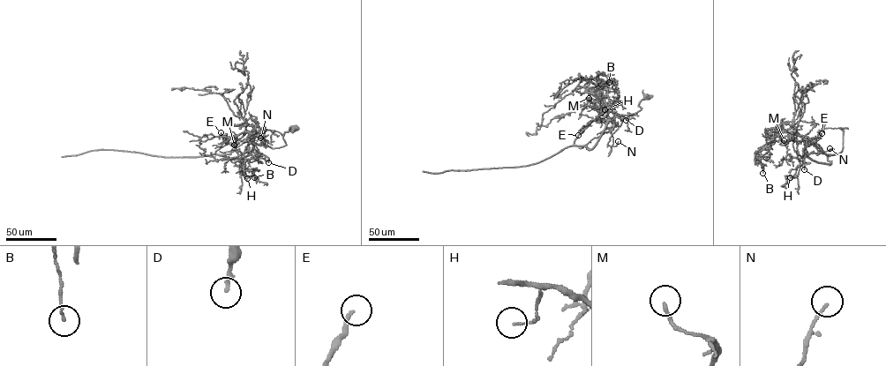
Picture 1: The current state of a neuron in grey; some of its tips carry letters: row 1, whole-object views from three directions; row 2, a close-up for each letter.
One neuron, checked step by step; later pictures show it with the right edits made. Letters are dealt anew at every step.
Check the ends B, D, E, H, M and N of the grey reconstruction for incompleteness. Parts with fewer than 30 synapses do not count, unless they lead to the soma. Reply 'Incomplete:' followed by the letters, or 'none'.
Incomplete: E

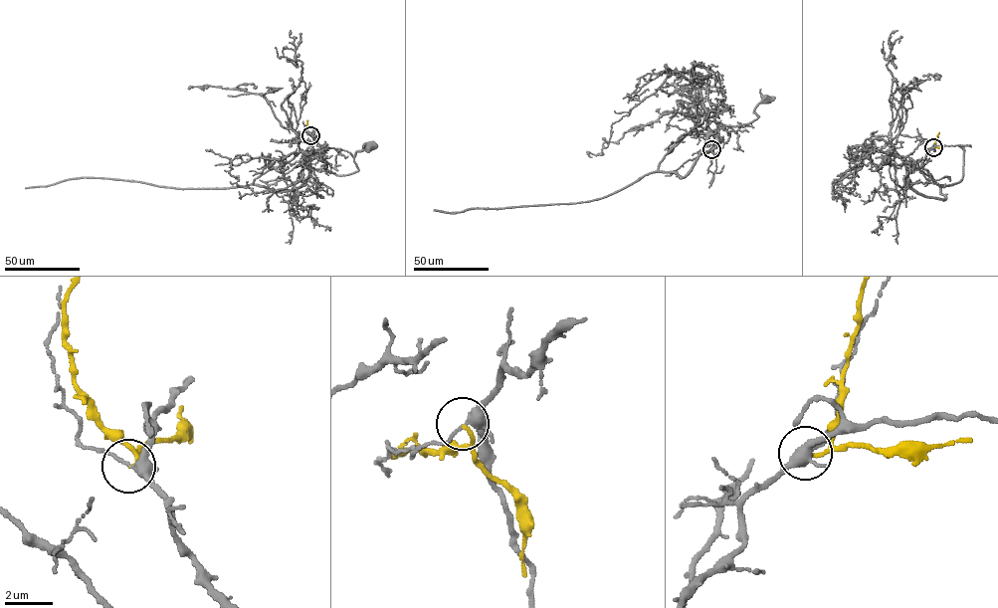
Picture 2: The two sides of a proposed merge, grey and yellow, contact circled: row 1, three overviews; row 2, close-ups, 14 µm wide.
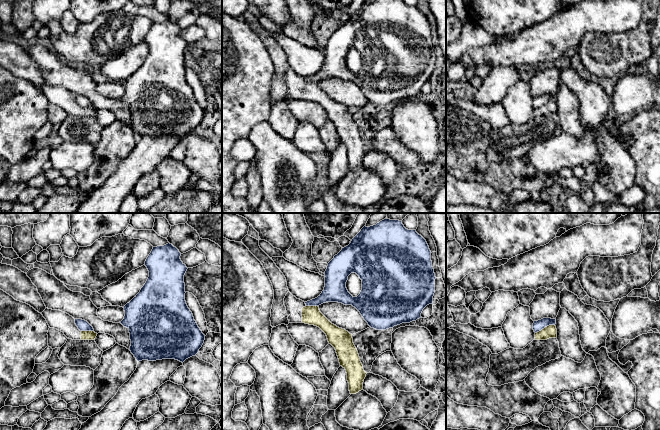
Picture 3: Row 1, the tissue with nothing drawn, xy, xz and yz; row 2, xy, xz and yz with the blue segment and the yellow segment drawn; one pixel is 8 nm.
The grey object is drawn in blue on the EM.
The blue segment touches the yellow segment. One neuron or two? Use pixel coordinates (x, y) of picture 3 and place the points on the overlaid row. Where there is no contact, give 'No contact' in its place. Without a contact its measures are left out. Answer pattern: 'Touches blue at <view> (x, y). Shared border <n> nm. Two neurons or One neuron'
Touches blue at yz (544, 327). Shared border 180 nm. Two neurons

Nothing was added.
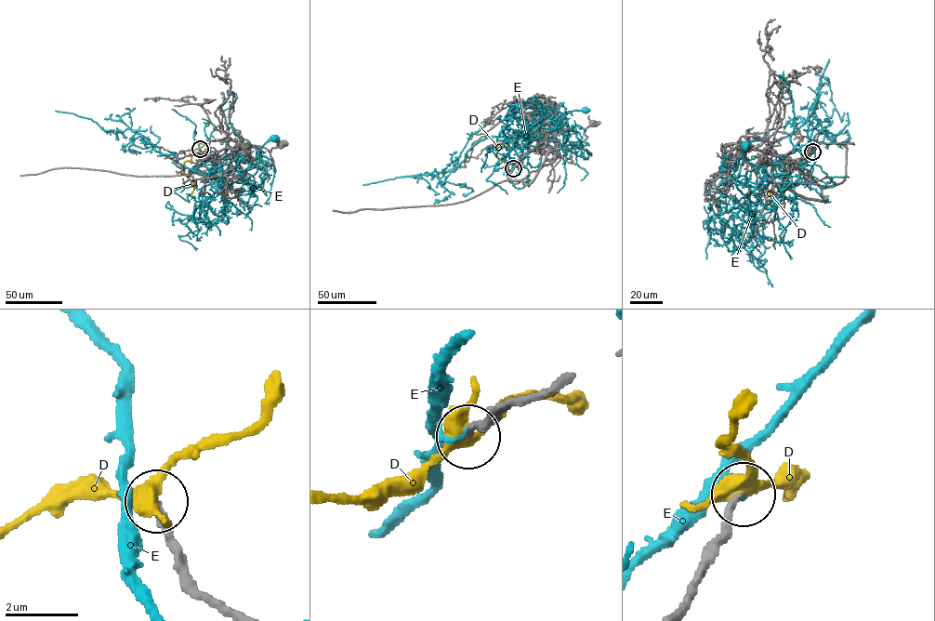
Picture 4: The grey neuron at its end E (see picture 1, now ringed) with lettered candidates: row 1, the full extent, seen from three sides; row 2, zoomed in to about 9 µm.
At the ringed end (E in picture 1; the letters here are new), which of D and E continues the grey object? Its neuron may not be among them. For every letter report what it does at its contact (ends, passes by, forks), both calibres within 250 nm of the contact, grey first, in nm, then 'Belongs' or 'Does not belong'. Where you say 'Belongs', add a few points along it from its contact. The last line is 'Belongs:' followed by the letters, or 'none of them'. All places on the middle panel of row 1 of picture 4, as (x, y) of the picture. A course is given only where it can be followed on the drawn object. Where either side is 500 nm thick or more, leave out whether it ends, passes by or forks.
D: It forks there. Thickness 200 nm (grey) against 360 nm. Does not belong
E: It ends there. Thickness 200 nm (grey) against 100 nm. Does not belong
Belongs: none of them

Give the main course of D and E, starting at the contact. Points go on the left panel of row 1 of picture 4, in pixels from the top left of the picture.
D: (200, 149), (193, 151), (191, 162), (186, 161), (183, 165), (184, 174), (195, 185), (190, 194)
E: (200, 149), (201, 153), (216, 165), (216, 179), (245, 179), (256, 171), (261, 147), (274, 138)

